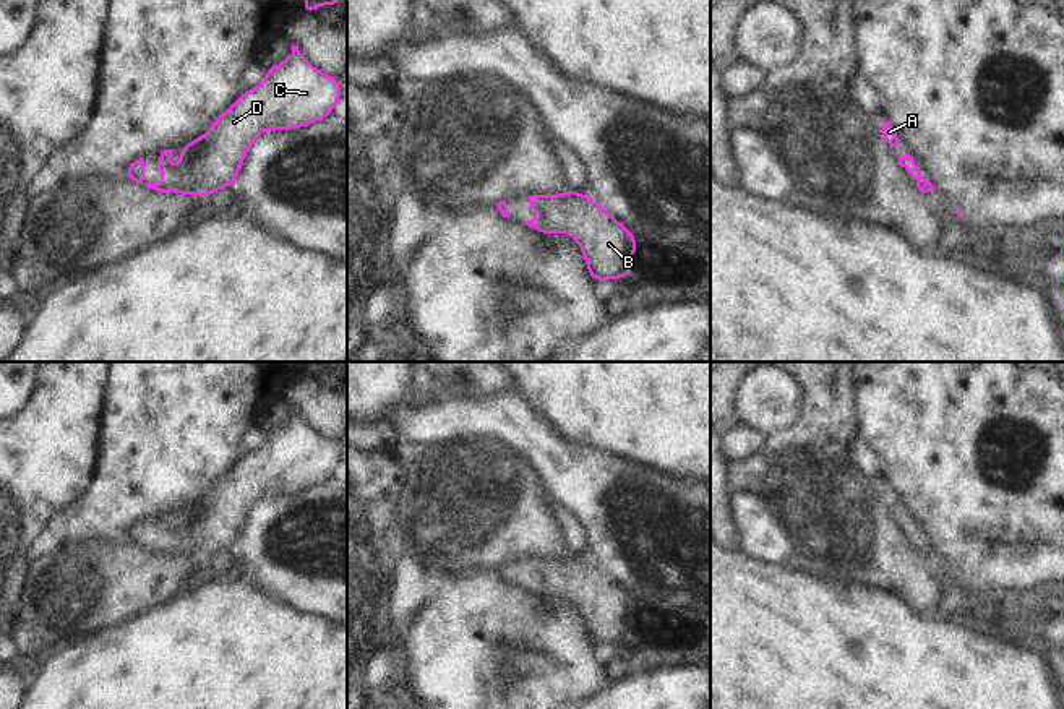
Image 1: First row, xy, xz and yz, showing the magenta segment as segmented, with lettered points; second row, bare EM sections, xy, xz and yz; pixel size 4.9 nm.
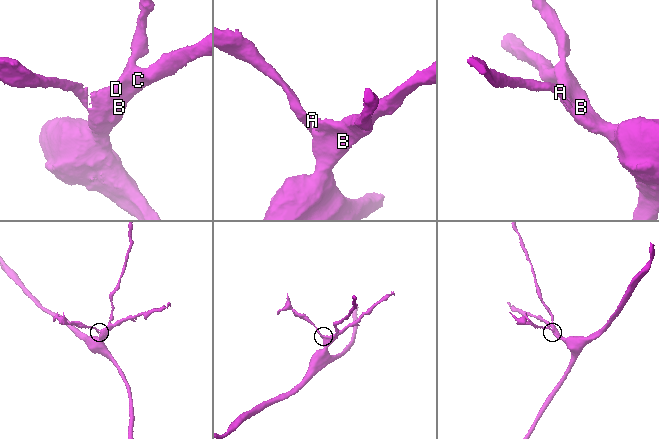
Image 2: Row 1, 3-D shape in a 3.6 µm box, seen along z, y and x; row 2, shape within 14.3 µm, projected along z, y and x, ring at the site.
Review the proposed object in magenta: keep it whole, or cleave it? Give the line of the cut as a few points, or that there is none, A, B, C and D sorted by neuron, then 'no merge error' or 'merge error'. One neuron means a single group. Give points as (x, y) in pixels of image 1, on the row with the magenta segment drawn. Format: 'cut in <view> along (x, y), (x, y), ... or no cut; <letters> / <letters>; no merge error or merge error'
no cut; A B C D; no merge error

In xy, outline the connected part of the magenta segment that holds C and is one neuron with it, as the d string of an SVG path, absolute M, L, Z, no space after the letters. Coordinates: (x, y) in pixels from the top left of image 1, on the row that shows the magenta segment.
M292 44L290 55L279 65L266 68L264 79L225 109L200 138L177 148L182 159L175 170L170 170L174 149L164 149L154 161L156 169L165 178L164 183L144 183L148 188L183 196L196 195L208 198L221 187L232 190L240 165L248 154L253 141L266 130L295 130L331 117L332 107L342 101L339 78L323 73L313 67Z

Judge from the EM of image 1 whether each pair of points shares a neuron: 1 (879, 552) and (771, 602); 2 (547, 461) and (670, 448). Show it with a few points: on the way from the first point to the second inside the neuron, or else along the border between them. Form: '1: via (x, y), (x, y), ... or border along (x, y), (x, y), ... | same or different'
1: border along (824, 576), (853, 578), (863, 583) | different
2: border along (581, 443), (602, 446), (654, 468) | different

